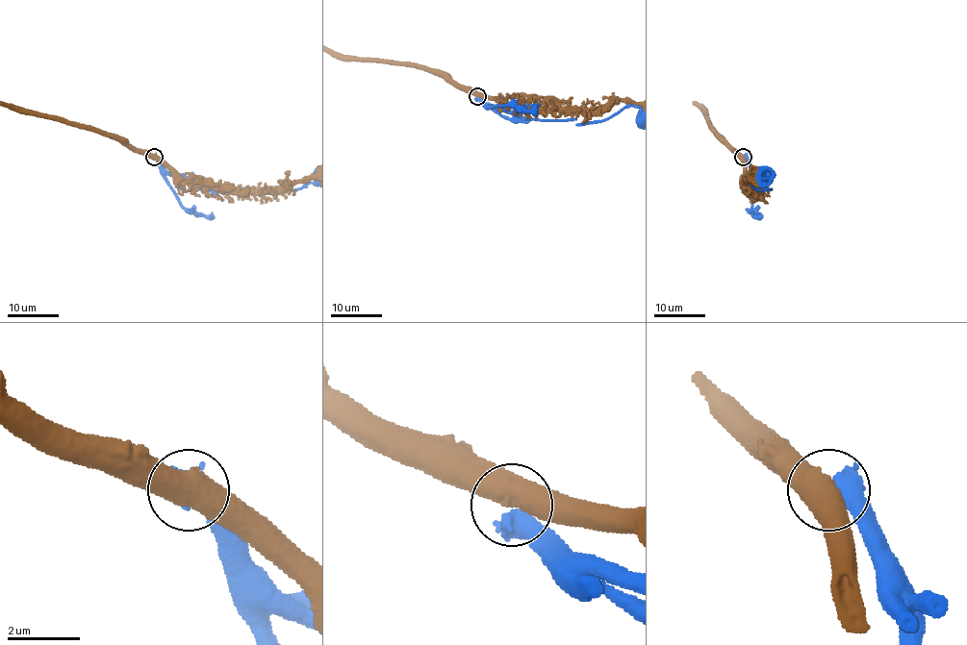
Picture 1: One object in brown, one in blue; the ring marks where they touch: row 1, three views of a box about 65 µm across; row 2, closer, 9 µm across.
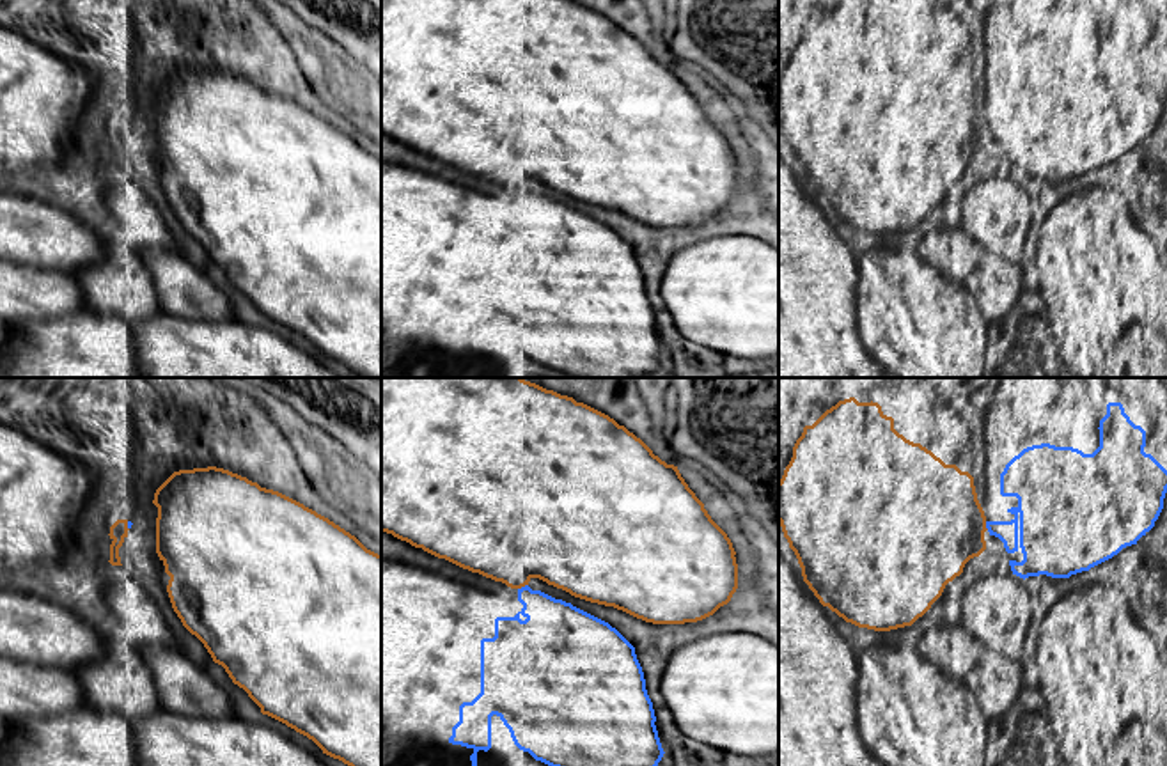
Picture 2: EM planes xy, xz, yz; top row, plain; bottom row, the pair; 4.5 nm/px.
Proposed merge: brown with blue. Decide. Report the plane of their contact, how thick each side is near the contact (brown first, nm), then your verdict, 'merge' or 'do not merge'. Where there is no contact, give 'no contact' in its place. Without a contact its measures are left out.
xz | 460/280 nm | do not merge

